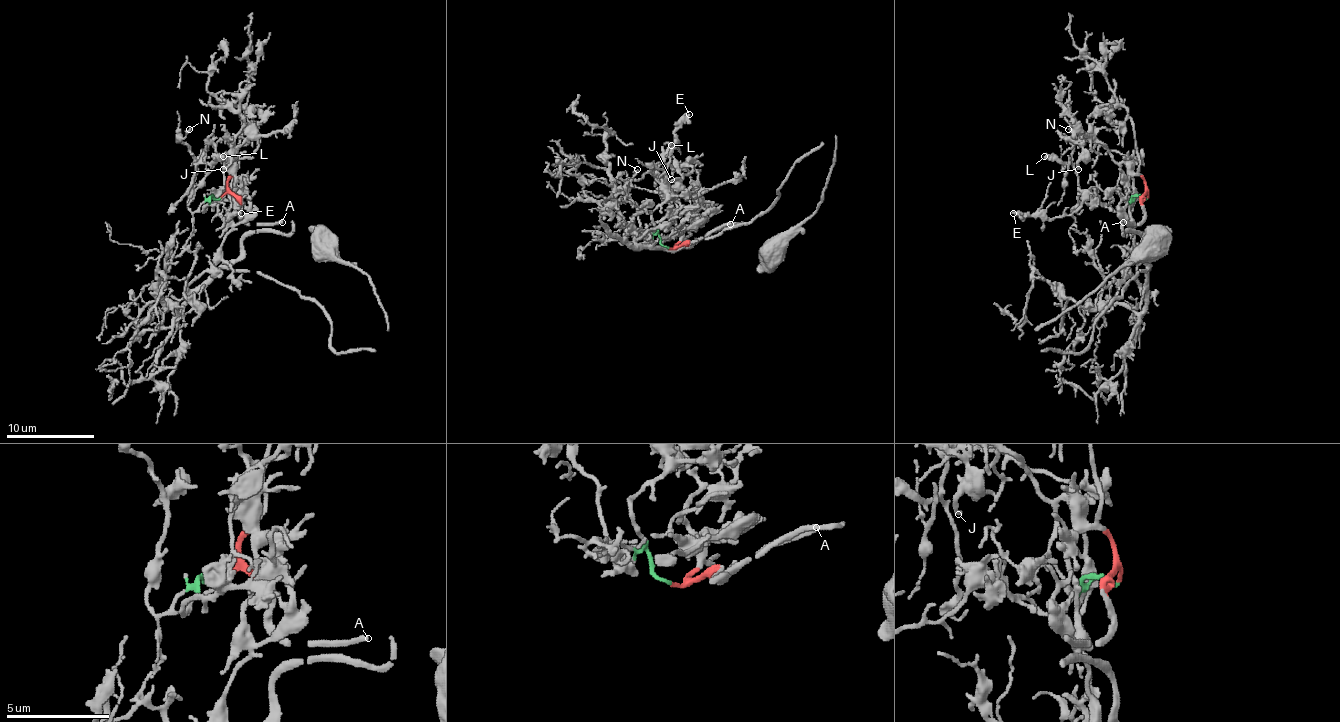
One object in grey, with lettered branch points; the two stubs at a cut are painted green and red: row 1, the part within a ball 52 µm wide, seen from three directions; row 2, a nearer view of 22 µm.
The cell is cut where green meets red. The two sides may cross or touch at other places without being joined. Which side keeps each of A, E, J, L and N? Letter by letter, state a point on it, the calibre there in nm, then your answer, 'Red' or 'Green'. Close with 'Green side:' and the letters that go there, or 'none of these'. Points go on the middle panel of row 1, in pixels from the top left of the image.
A: Place: (730, 224). Thickness 240 nm. Green
E: Place: (689, 114). Thickness 400 nm. Green
J: Place: (671, 179). Thickness 170 nm. Red
L: Place: (671, 145). Thickness 240 nm. Red
N: Place: (637, 169). Thickness 180 nm. Green
Green side: A, E, N

